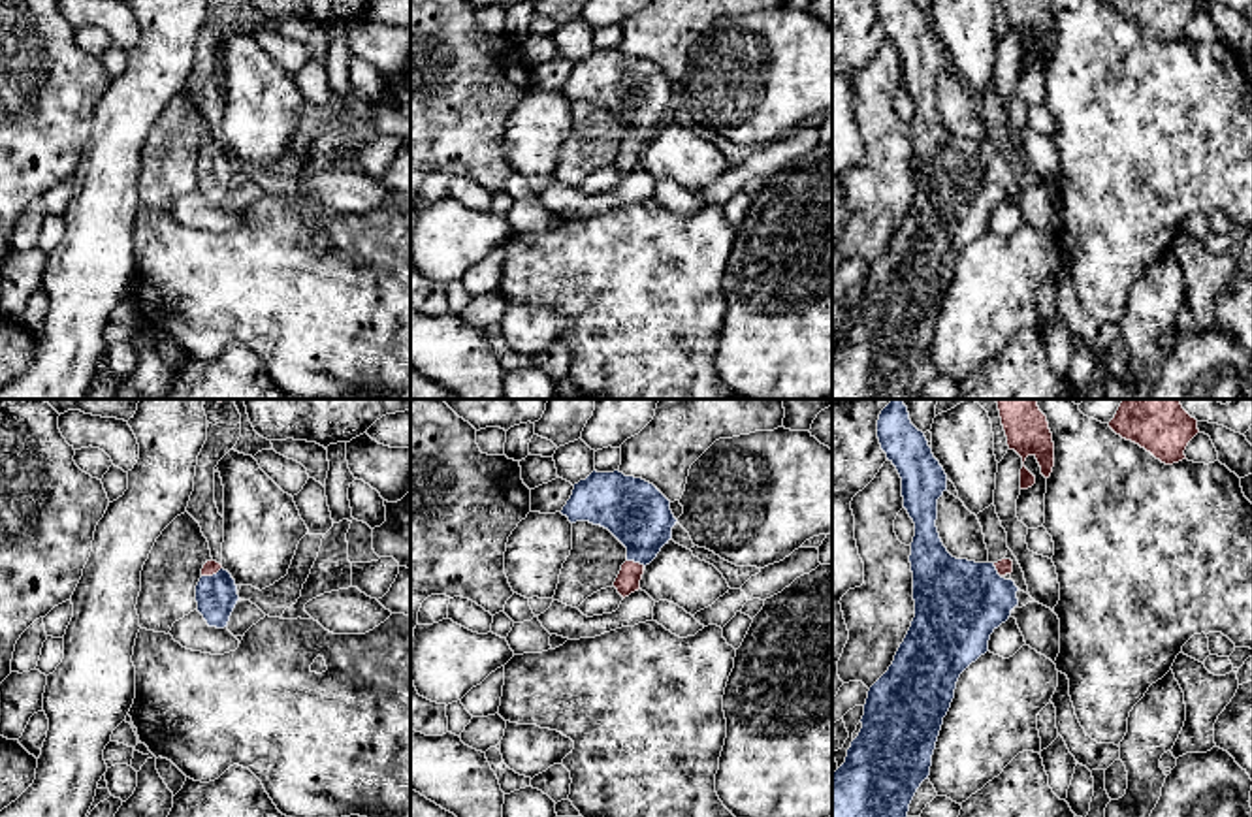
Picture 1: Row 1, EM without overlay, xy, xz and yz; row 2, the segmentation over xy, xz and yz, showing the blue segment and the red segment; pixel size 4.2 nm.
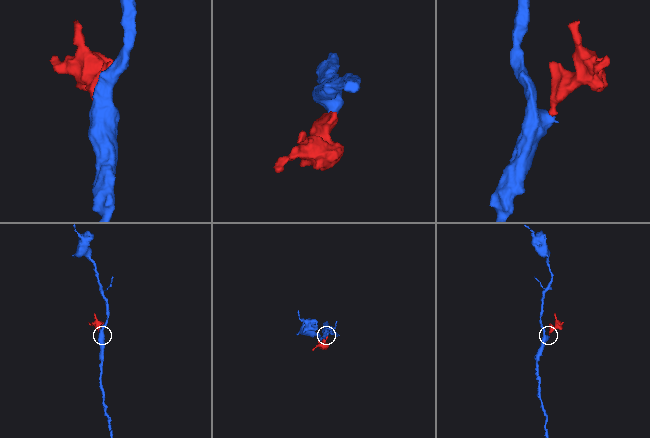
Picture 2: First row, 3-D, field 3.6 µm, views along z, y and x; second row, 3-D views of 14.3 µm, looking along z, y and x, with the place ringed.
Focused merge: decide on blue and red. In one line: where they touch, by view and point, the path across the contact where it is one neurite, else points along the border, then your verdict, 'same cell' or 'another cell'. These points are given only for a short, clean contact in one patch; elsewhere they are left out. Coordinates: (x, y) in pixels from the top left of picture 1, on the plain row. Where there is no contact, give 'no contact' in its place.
meets blue in xy at (213, 153); runs through xy (217, 174), (213, 153), (211, 145); same cell

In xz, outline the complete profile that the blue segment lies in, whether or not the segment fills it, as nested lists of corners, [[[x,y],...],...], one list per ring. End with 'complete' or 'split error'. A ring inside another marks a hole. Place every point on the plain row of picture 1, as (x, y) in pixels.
[[[593,49],[574,62],[561,92],[570,102],[589,100],[608,107],[627,126],[627,139],[614,160],[623,177],[640,168],[644,145],[668,122],[678,100],[670,79],[653,62],[619,49]]]; split error

